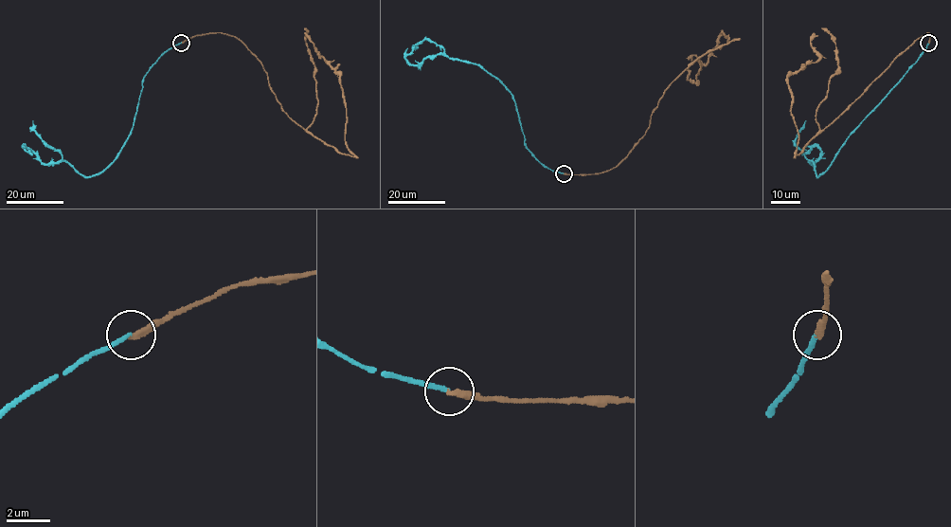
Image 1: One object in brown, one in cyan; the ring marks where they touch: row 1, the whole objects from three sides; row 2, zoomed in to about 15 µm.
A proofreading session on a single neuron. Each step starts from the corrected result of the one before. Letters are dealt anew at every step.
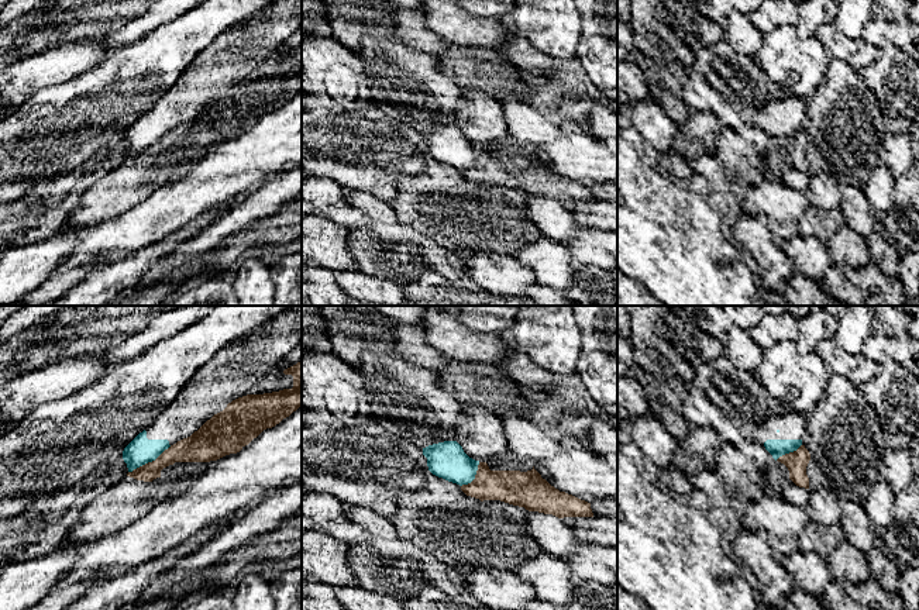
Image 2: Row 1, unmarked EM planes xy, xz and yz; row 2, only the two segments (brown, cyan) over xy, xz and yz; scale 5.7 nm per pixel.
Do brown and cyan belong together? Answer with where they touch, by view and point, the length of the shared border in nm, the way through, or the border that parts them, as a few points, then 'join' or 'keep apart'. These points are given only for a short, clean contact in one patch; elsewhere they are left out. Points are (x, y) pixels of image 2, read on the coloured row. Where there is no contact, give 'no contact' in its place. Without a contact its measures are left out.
contact xy (150, 462); length 300 nm; border xy (171, 445), (154, 459), (128, 472); keep apart

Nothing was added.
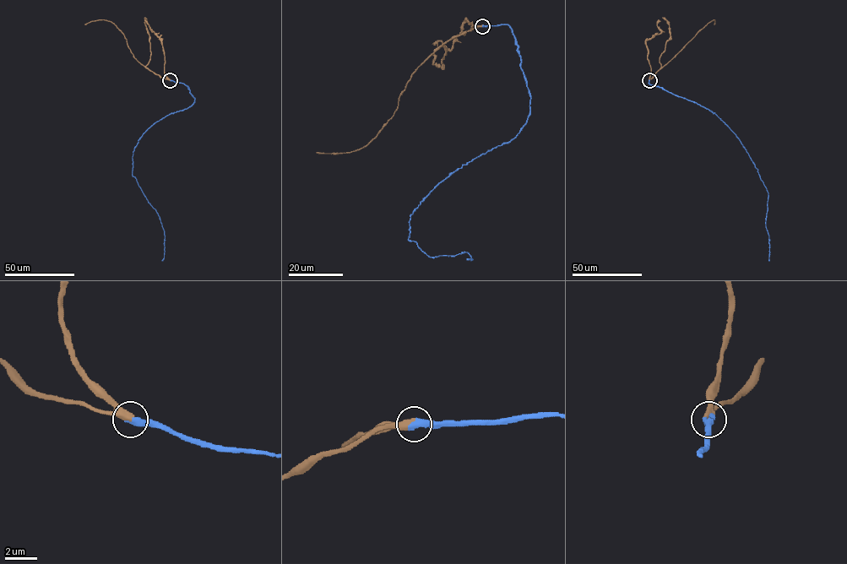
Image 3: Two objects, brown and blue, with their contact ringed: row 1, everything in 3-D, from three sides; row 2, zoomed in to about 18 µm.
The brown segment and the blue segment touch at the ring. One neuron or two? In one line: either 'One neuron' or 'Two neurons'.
One neuron

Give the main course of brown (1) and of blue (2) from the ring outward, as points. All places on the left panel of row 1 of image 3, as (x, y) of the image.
1: (170, 79), (161, 78), (140, 63), (134, 57), (123, 34), (111, 22), (102, 19), (84, 24)
2: (170, 80), (187, 86), (194, 101), (150, 127), (133, 158), (132, 175), (164, 231), (162, 261)

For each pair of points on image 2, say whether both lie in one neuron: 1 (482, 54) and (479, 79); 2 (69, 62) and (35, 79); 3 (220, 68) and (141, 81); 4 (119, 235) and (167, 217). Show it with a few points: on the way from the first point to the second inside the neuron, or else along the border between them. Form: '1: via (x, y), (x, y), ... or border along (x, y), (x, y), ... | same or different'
1: via (477, 59), (472, 64), (474, 73) | same
2: via (61, 64), (44, 71) | same
3: border along (205, 48), (179, 76) | different
4: via (130, 231), (155, 217) | same

